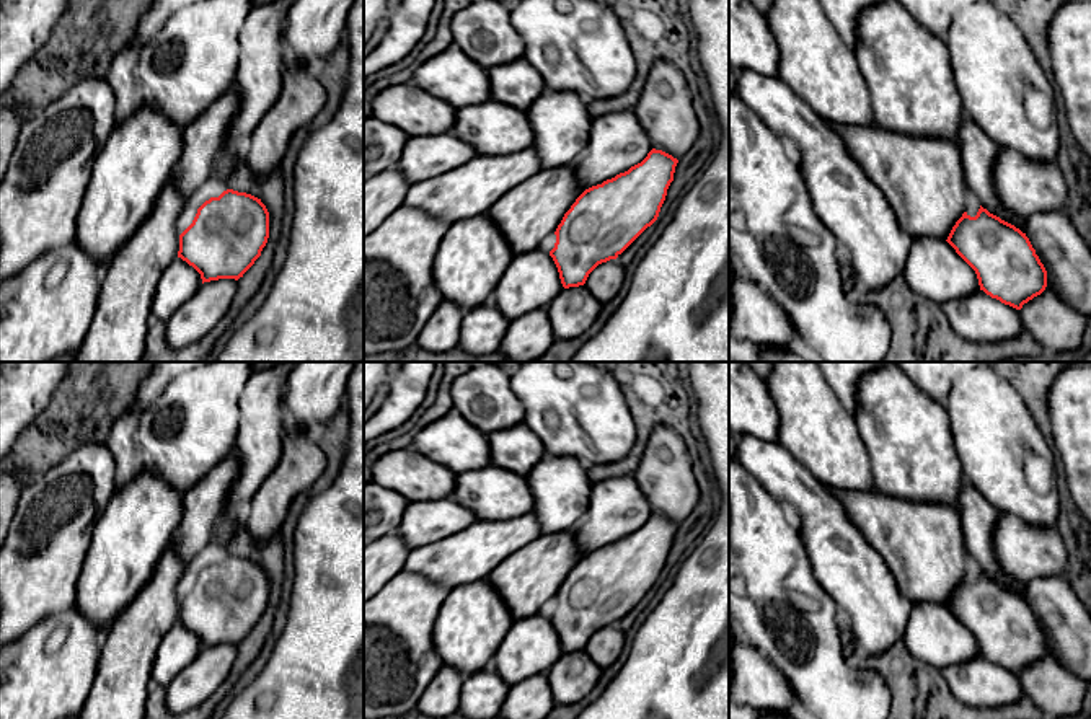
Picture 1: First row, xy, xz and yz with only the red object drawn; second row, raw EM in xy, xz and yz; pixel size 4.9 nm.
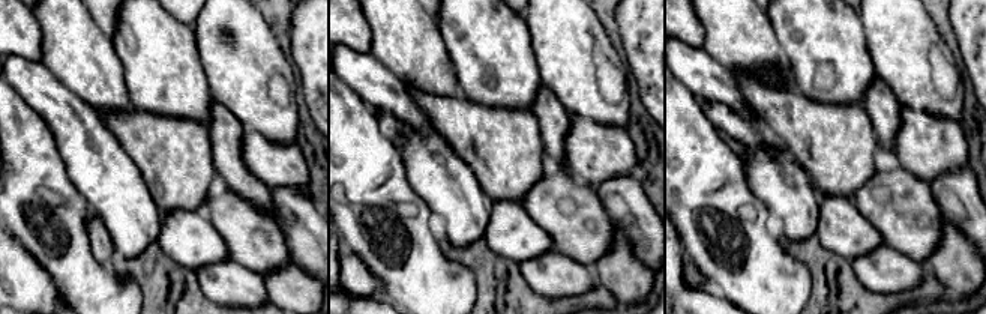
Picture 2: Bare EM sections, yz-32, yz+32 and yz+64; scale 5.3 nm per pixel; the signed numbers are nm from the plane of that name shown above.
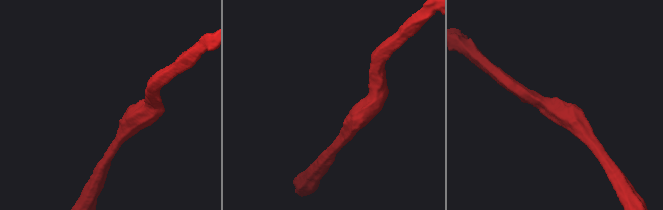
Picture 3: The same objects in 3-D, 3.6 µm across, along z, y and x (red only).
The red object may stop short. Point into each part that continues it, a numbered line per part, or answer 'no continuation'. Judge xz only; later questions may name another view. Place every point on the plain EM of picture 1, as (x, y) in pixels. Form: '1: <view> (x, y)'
1: xz (547, 610)

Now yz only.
1: yz (972, 569)

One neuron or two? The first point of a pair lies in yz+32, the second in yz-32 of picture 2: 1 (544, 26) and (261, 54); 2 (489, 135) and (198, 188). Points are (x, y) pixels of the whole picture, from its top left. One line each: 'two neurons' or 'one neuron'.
1: one neuron
2: one neuron

